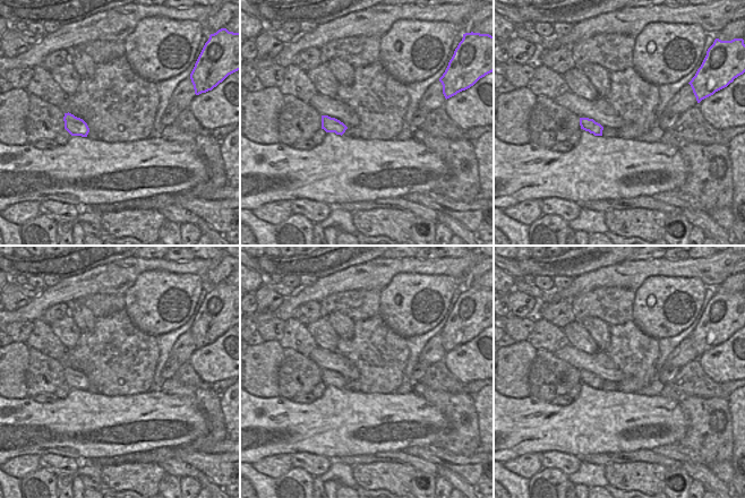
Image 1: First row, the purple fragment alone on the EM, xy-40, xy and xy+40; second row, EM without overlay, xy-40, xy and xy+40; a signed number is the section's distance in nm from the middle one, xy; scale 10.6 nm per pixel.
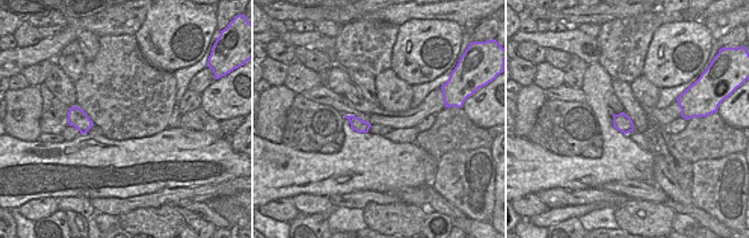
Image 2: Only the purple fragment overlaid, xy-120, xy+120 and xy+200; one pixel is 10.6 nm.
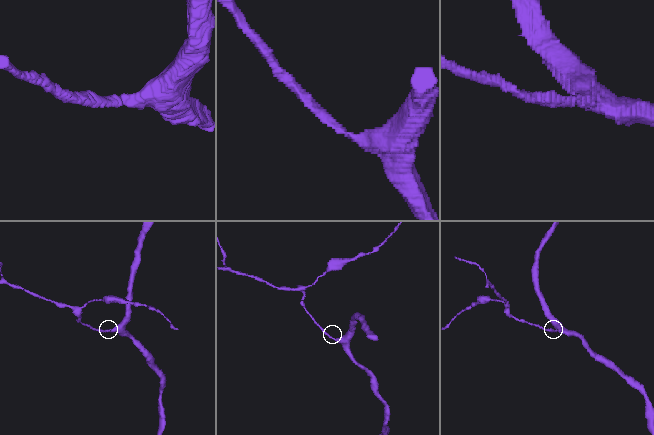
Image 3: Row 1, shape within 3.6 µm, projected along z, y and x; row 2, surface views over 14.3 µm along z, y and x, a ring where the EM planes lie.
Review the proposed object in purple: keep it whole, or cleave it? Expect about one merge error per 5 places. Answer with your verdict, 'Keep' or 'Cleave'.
Keep

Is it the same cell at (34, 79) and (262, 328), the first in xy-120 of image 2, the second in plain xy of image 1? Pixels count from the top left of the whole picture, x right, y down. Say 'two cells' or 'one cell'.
one cell

